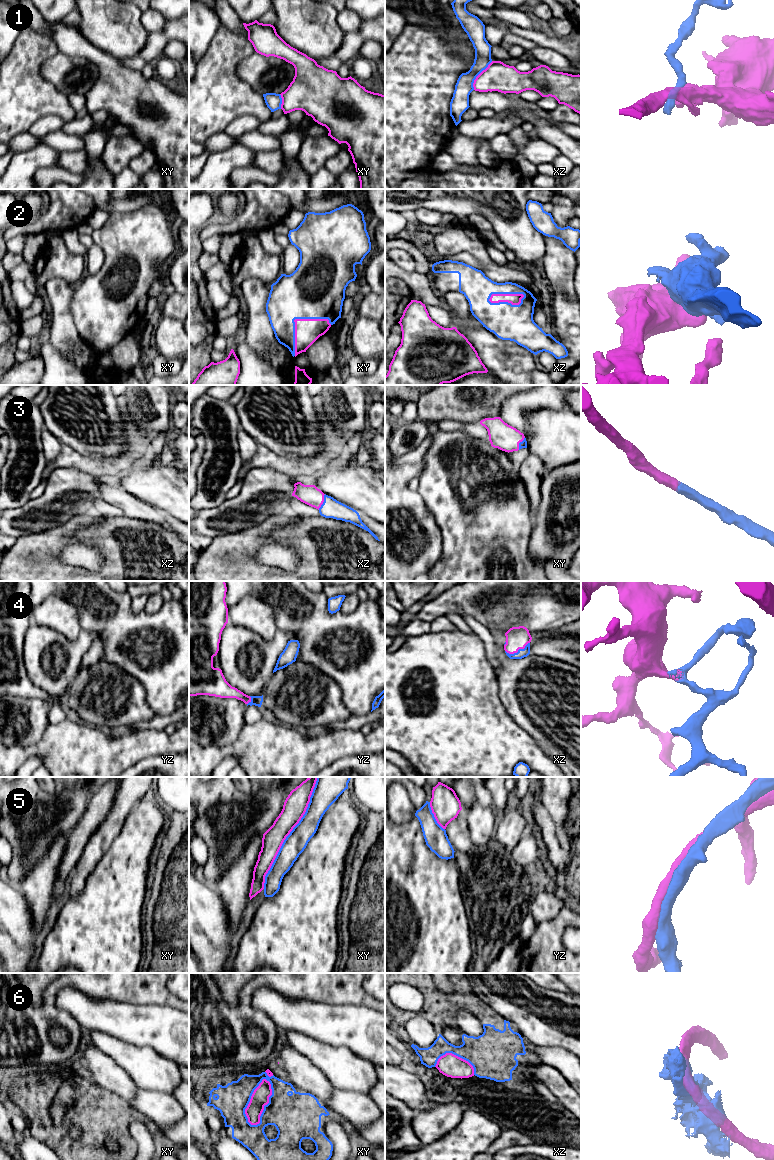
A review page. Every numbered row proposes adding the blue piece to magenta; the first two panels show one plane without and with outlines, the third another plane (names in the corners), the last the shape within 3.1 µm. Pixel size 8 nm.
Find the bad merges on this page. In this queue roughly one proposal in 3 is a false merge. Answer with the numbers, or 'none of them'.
1, 6

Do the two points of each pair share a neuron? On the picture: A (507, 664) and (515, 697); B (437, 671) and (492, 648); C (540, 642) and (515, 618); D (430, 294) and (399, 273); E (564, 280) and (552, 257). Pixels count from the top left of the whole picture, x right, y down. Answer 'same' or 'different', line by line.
A: same
B: different
C: different
D: same
E: same

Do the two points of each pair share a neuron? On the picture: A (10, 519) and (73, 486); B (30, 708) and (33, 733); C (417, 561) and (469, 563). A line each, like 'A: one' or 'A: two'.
A: one
B: one
C: two

